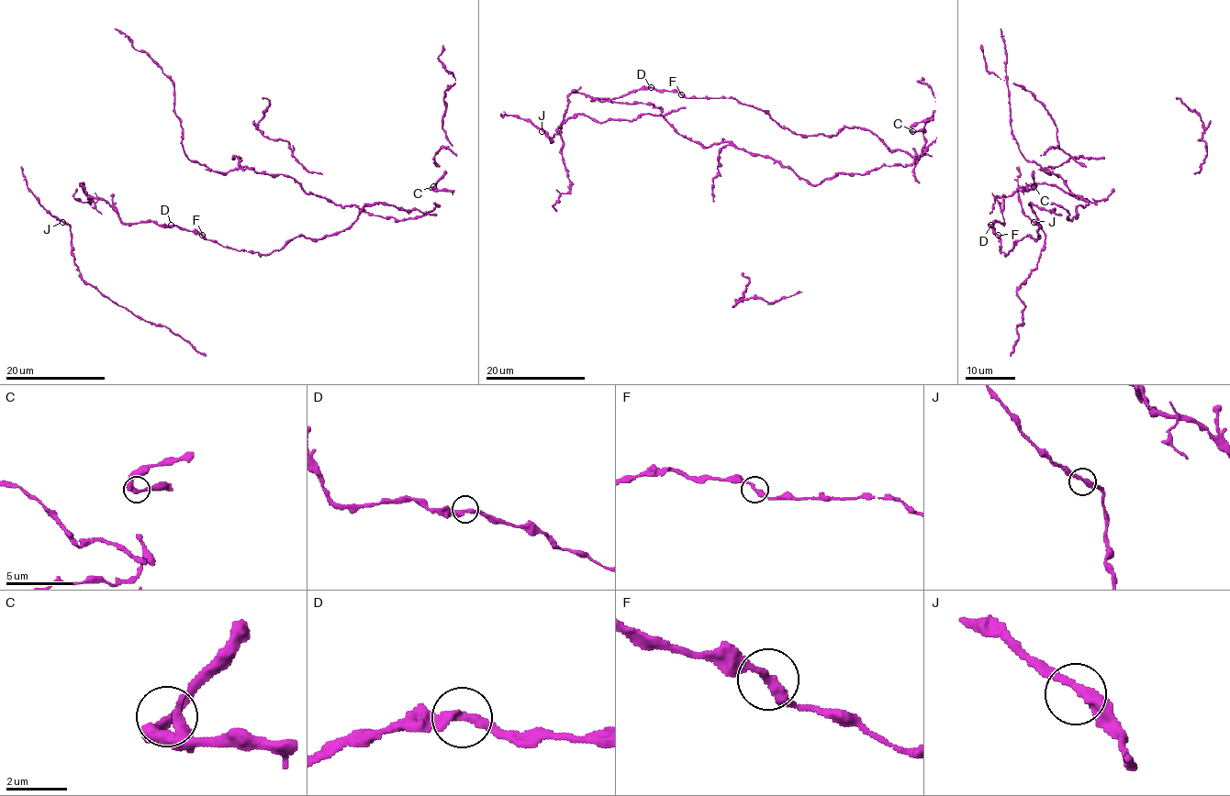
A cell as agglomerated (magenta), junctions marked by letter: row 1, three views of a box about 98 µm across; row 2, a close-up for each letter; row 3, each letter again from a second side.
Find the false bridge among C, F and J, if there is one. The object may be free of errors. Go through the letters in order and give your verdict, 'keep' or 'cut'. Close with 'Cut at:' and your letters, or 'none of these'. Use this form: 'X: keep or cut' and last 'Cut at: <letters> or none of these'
C: keep
F: keep
J: keep
Cut at: none of these

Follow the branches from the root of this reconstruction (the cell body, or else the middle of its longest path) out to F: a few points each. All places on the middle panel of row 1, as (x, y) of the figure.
F: (835, 135), (794, 134), (780, 127), (762, 110), (741, 104), (735, 99), (684, 97), (682, 94)

